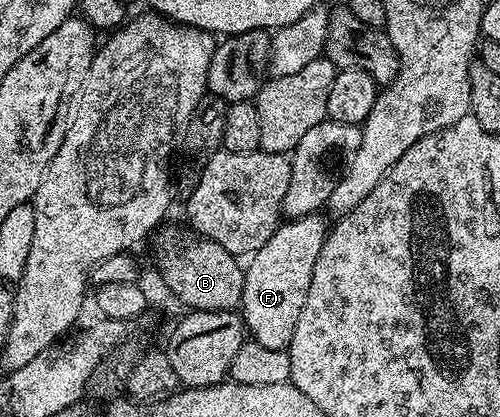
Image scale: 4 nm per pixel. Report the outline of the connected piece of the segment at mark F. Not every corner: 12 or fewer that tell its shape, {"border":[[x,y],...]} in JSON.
{"border":[[295,217],[248,258],[248,336],[288,350],[327,225]]}

